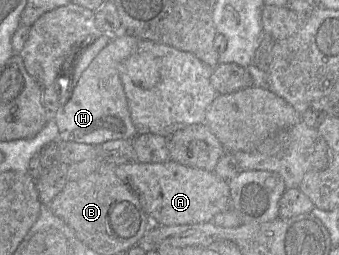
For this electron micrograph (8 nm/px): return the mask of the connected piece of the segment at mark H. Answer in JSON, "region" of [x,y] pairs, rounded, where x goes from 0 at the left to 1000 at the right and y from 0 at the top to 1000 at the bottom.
{"region":[[[357,122],[242,286],[201,388],[153,451],[171,494],[177,553],[298,569],[322,549],[389,549],[404,529],[354,306],[354,263],[398,204],[410,161],[404,145]]]}

